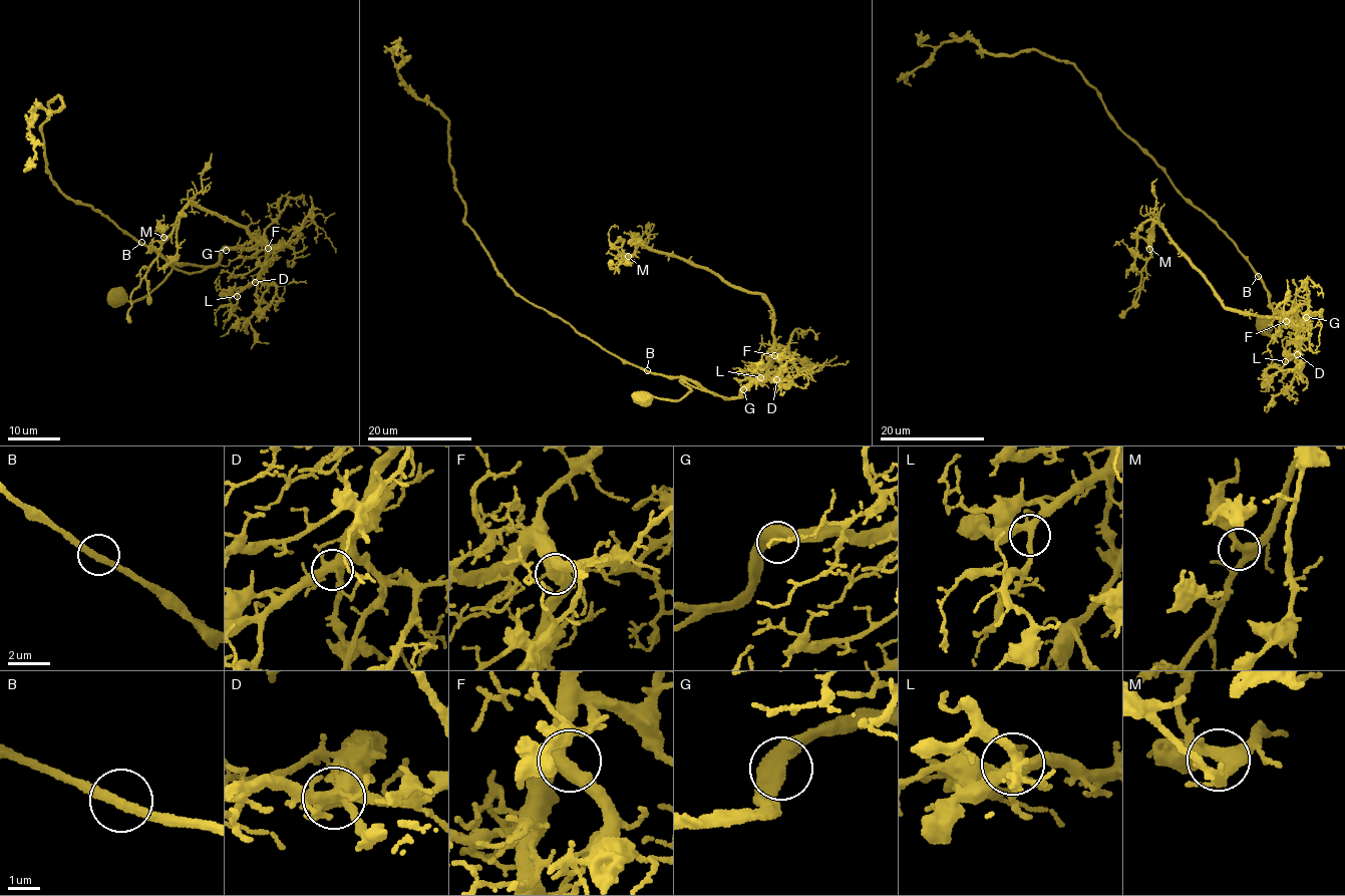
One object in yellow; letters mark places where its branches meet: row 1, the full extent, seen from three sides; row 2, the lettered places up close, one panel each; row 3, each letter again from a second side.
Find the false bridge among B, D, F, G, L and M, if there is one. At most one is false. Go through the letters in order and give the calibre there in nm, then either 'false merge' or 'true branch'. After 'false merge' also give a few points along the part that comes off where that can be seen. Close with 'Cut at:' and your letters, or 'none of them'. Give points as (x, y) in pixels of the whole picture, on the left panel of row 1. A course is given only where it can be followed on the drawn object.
B: 320 nm thick; true branch
D: 400 nm thick; true branch
F: 440 nm thick; true branch
G: 550 nm thick; true branch
L: 300 nm thick; true branch
M: 320 nm thick; true branch
Cut at: none of them

